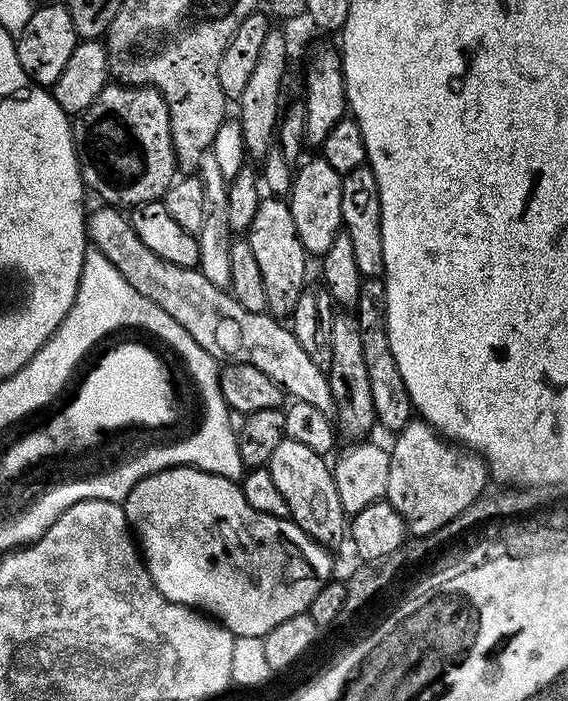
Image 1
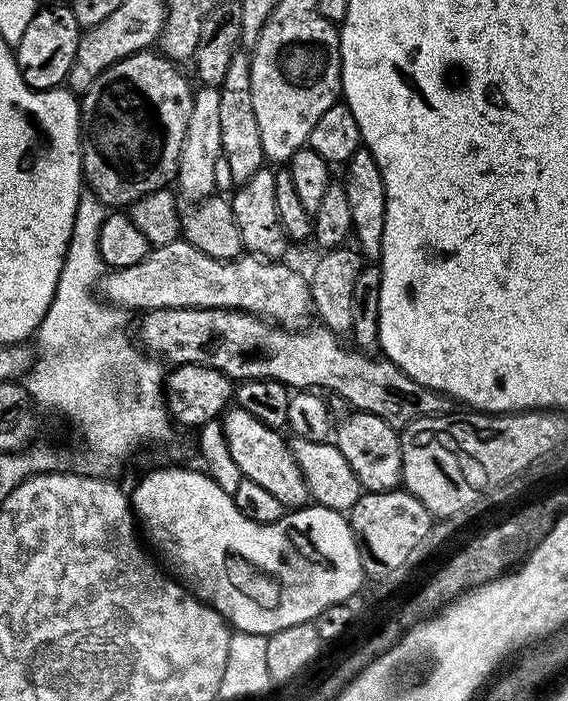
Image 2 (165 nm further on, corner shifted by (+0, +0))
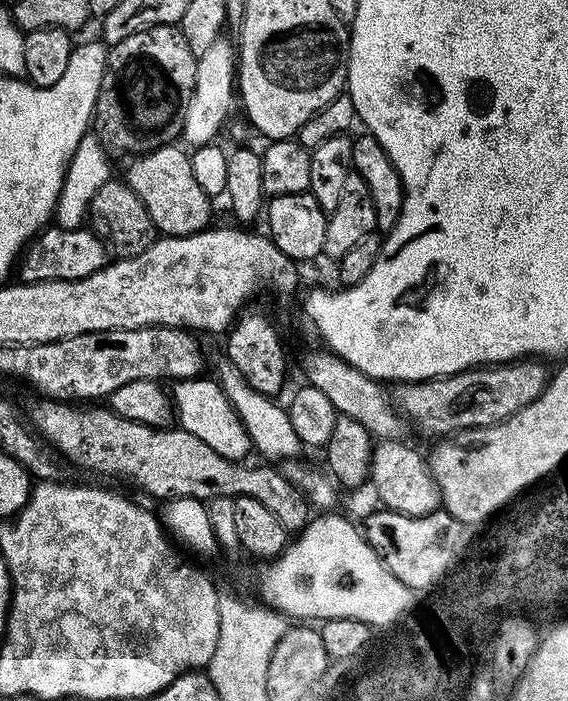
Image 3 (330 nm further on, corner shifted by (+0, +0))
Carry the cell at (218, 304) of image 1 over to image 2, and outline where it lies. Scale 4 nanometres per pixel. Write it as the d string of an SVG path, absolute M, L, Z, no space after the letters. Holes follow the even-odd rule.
M353 411L348 415L352 416L335 425L334 443L342 458L350 462L350 470L354 470L361 489L366 492L390 492L399 489L402 484L400 432L369 412Z

